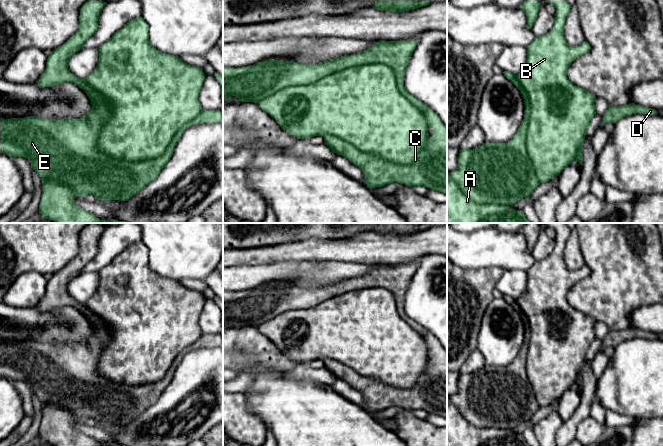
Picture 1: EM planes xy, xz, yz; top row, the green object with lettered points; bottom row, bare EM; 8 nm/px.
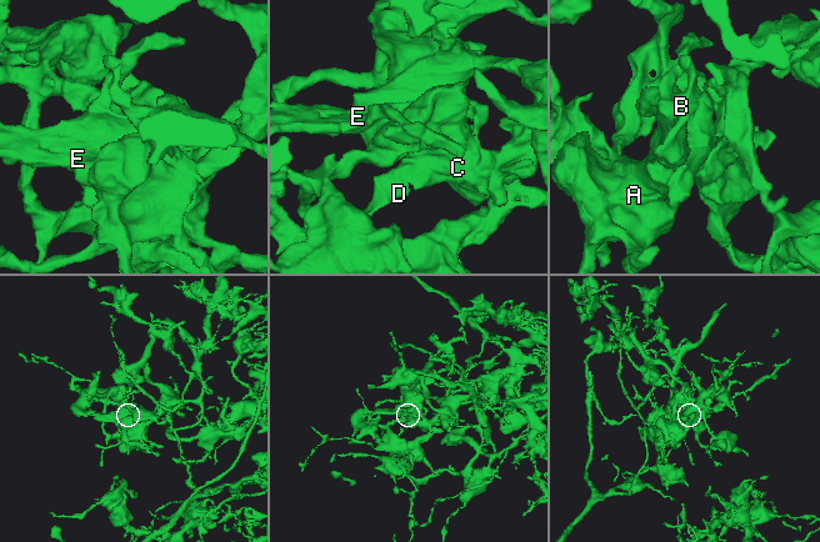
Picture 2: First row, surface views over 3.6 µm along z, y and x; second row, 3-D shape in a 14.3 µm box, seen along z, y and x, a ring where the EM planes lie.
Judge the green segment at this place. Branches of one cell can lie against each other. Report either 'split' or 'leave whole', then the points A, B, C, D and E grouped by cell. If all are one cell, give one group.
split; groups A B / C D E

